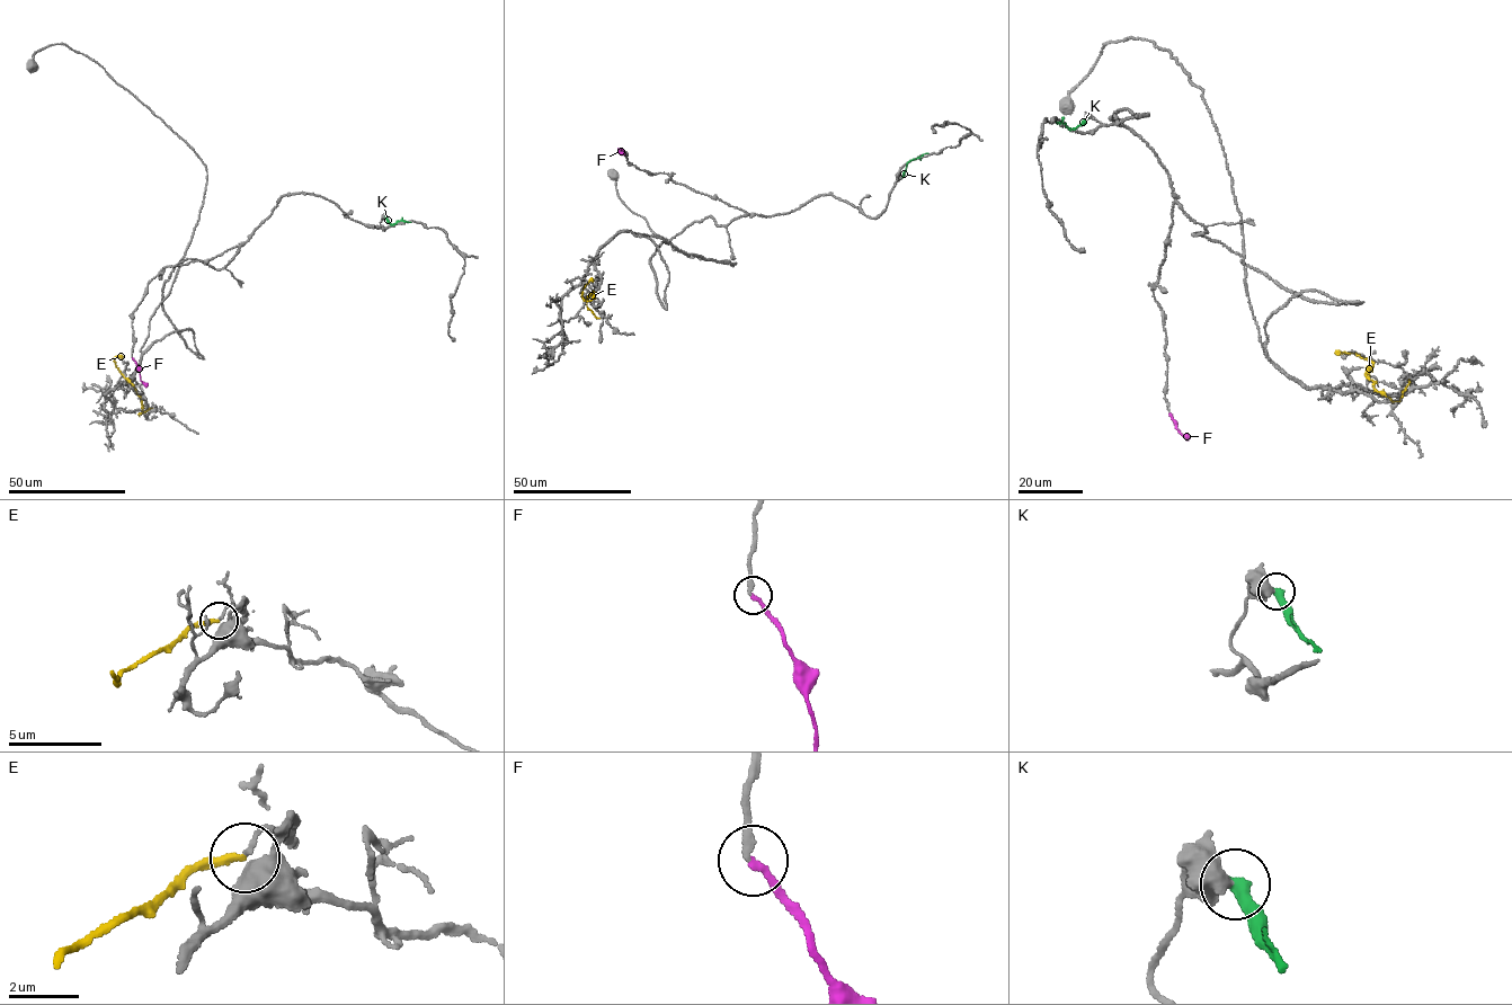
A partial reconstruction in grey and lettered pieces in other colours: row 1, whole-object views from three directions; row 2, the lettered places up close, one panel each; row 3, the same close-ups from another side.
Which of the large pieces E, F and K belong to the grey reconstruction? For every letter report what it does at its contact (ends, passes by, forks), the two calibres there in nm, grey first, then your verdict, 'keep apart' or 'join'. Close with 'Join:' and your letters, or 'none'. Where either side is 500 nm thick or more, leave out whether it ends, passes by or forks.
E: it ends; calibres 110 and 220 nm; keep apart
F: it ends; calibres 200 and 220 nm; join
K: calibres 600 and 420 nm; keep apart
Join: F

